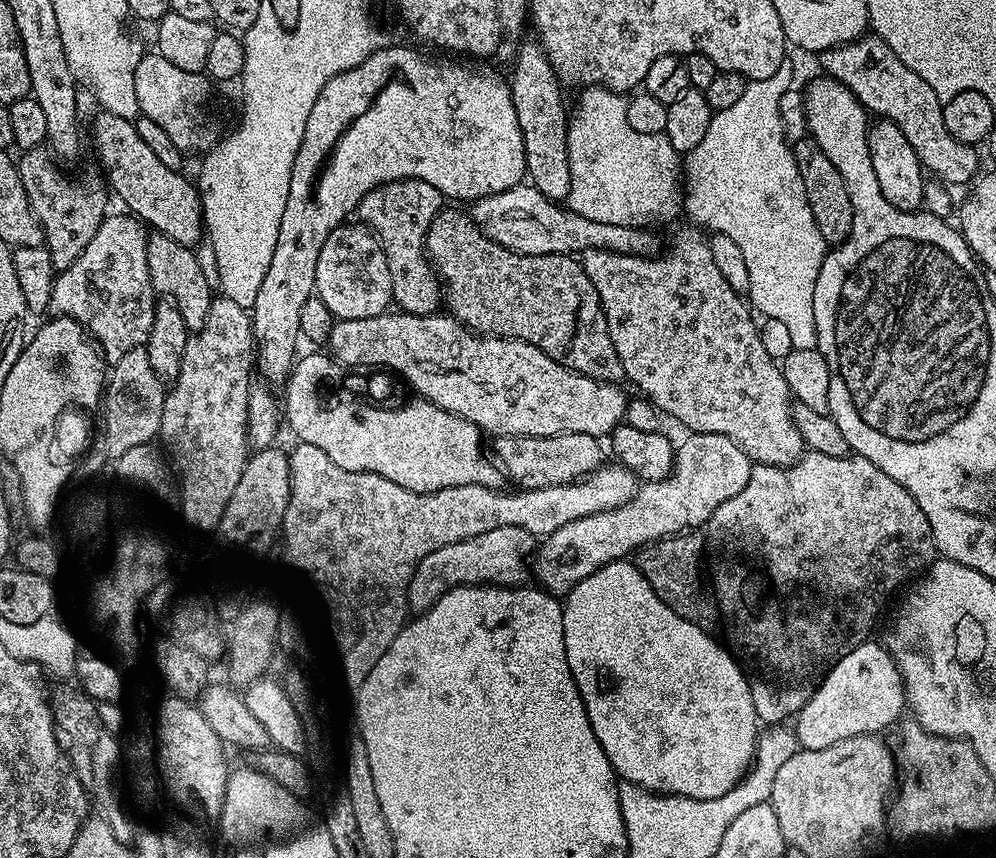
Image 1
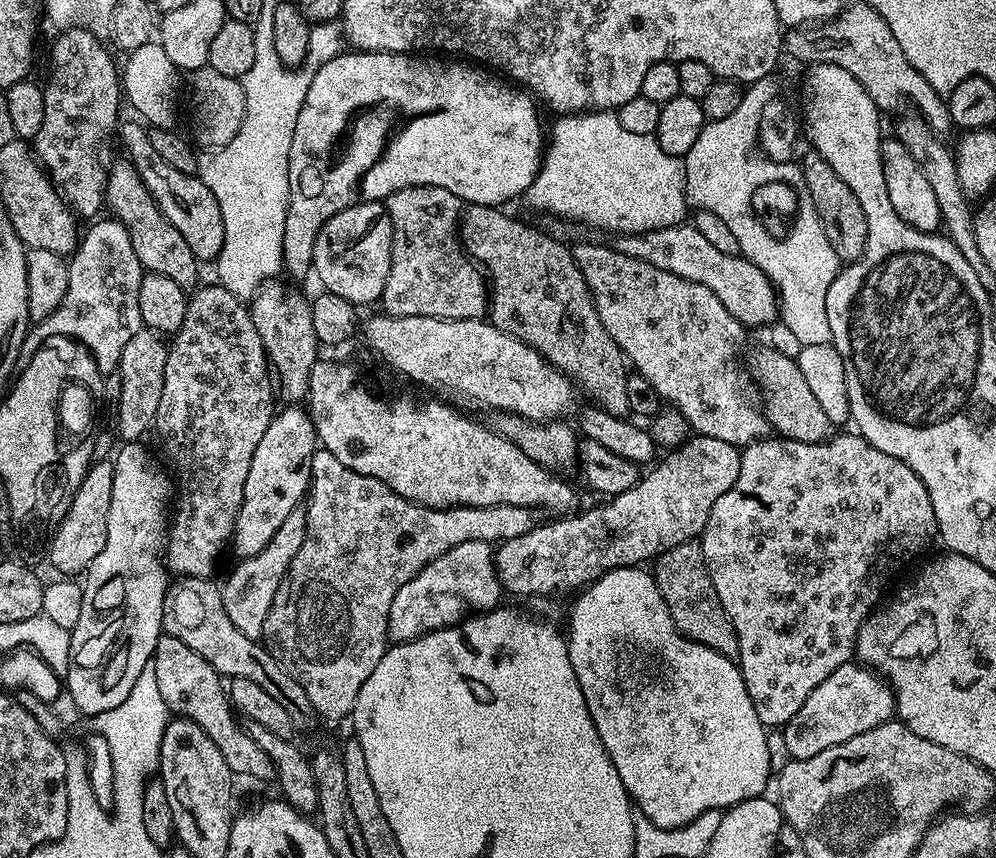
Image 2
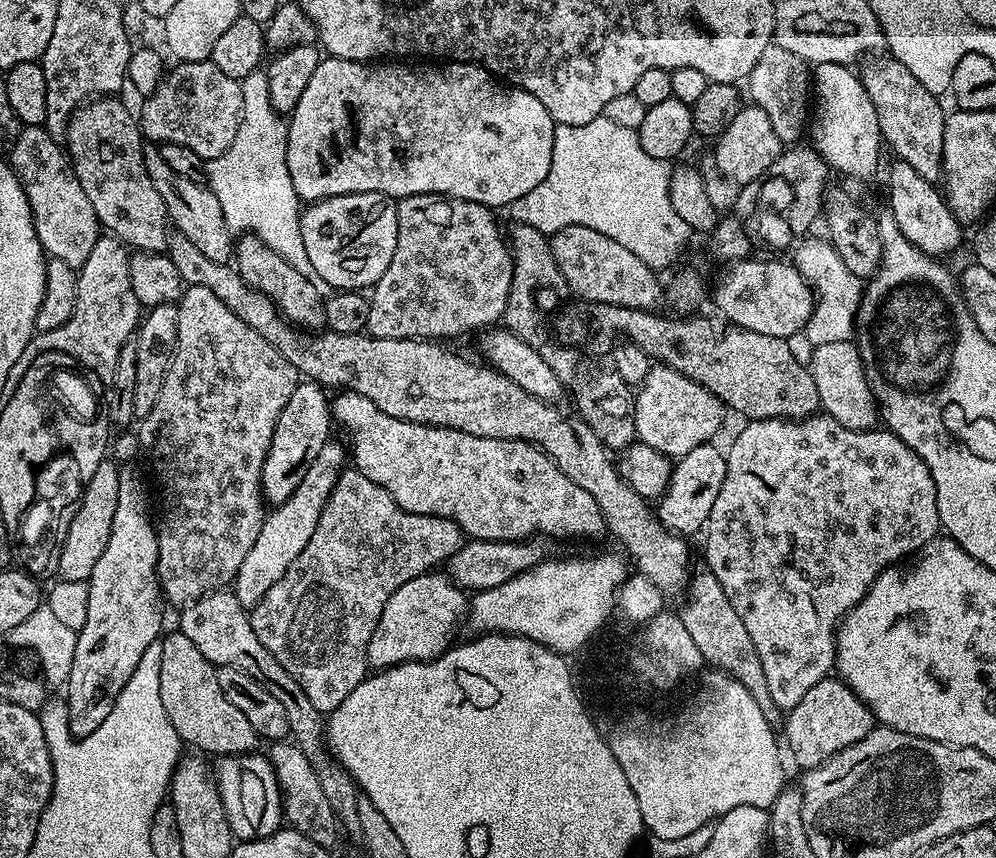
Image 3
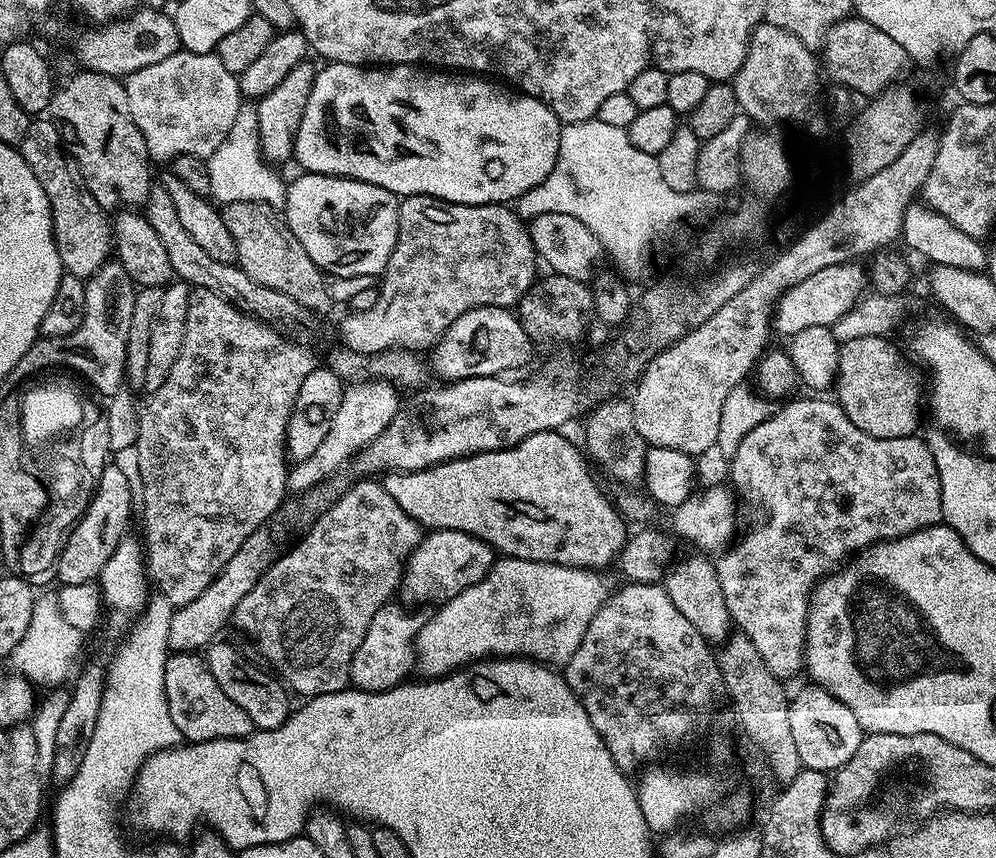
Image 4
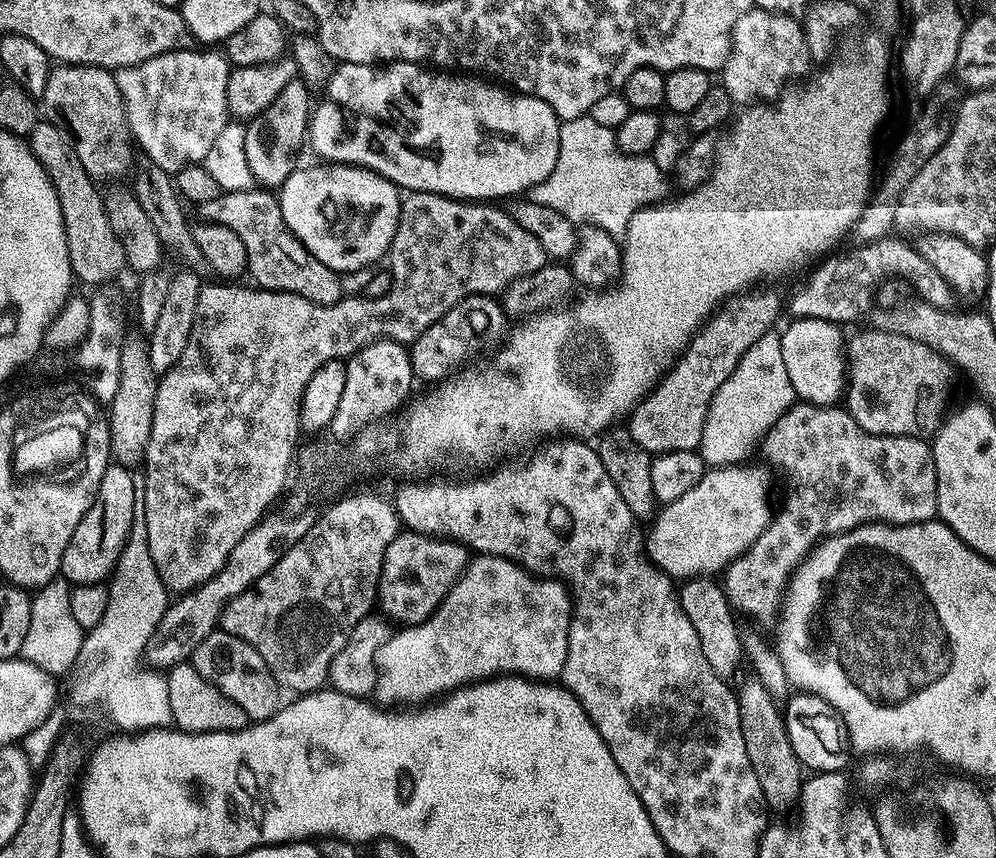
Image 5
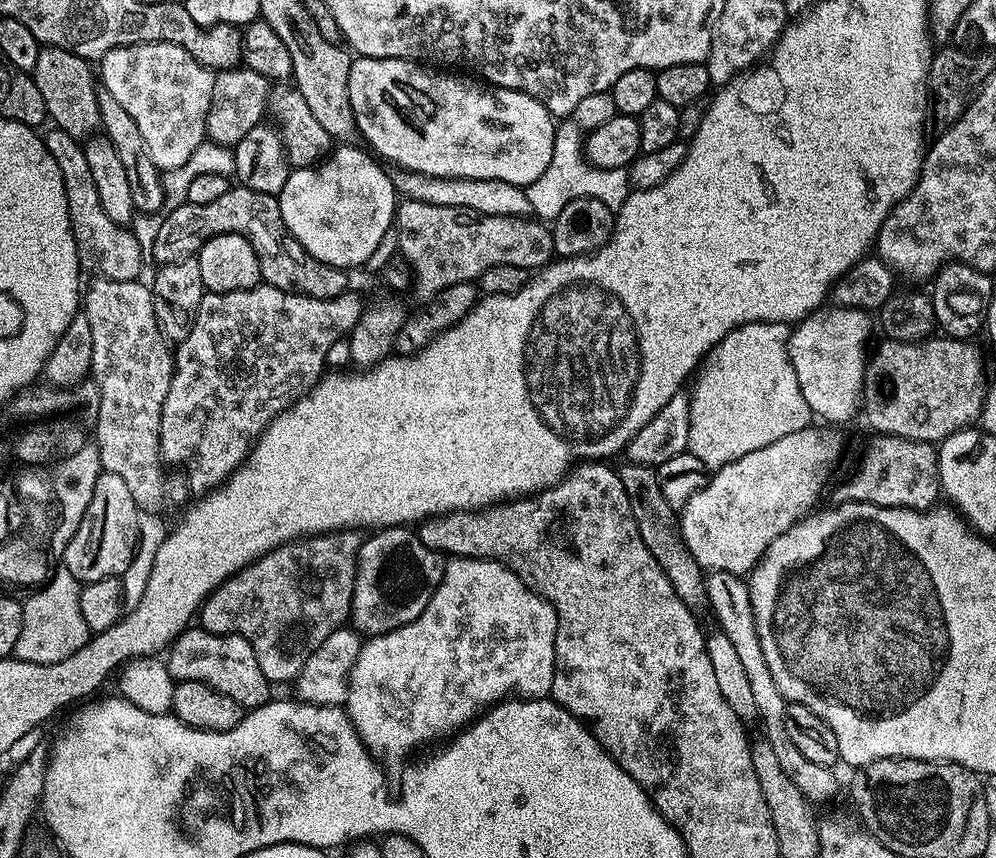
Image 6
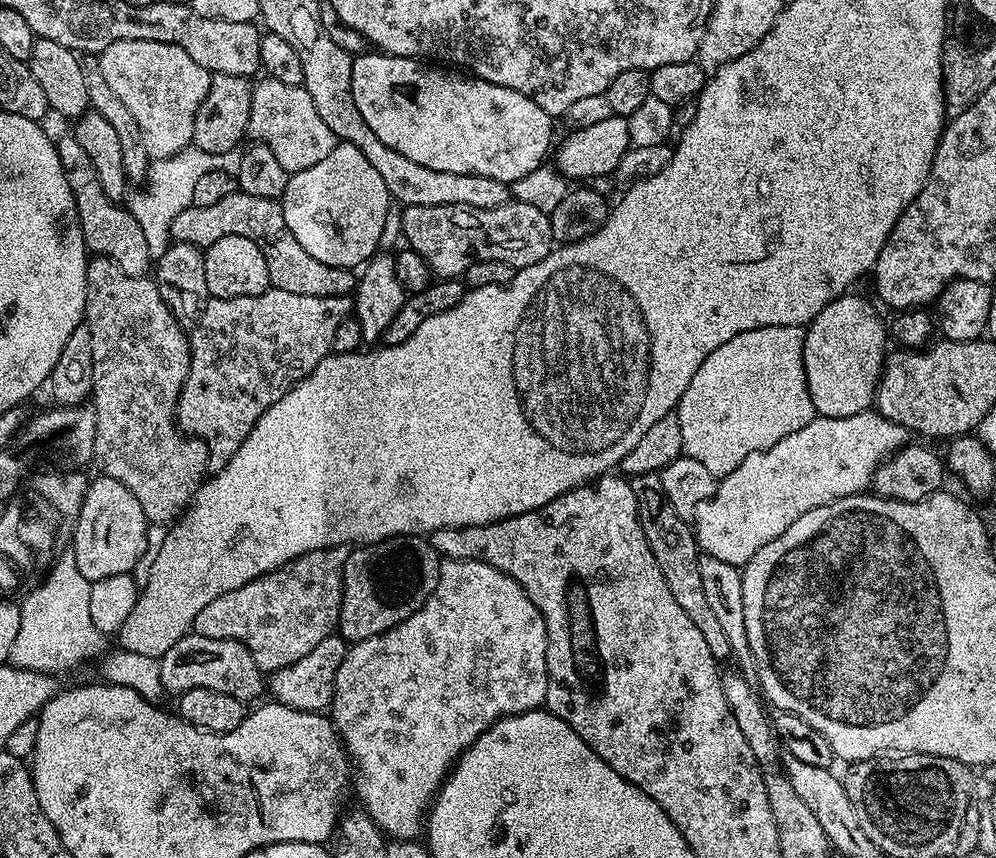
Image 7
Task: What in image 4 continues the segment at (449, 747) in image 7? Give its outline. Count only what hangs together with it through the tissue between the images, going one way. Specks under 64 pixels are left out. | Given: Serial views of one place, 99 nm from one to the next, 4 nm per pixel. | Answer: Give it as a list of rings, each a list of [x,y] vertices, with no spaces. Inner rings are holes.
[[[522,558],[497,559],[474,586],[466,586],[462,594],[443,601],[436,613],[425,619],[420,633],[416,635],[416,662],[420,676],[435,678],[467,668],[478,660],[489,658],[527,658],[539,660],[549,666],[563,666],[574,658],[574,650],[582,642],[594,614],[610,595],[610,587],[599,571],[590,568],[571,568],[565,564],[530,562]]]

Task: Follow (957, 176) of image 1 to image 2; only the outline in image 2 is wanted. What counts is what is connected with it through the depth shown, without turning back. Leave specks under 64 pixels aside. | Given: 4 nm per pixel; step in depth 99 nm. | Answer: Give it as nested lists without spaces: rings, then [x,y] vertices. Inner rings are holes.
[[[866,2],[849,3],[839,16],[821,23],[819,26],[808,26],[803,30],[792,30],[786,36],[786,52],[796,60],[806,60],[809,65],[833,63],[848,70],[862,84],[881,113],[887,114],[895,110],[899,104],[913,104],[918,116],[925,121],[930,131],[944,138],[954,125],[945,97],[940,96],[910,62],[906,62],[906,54],[902,54],[902,46],[898,46],[898,38],[894,38],[890,26]]]

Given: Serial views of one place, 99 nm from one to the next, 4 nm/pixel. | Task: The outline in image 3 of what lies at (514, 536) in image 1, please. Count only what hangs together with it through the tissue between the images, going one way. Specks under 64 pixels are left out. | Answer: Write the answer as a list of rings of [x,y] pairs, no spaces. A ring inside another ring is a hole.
[[[423,572],[390,594],[386,606],[382,606],[378,626],[374,626],[374,634],[370,634],[369,669],[393,668],[408,660],[432,660],[449,647],[451,640],[448,639],[455,634],[460,623],[465,623],[470,600],[465,589],[451,575],[441,572]]]

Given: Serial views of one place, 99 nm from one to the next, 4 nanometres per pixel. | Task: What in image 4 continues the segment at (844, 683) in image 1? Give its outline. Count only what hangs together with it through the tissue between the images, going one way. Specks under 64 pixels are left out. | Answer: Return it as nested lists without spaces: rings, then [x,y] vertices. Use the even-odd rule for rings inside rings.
[[[819,686],[804,688],[797,696],[791,697],[790,730],[794,733],[794,743],[798,745],[798,758],[805,768],[813,768],[825,774],[831,774],[841,768],[850,758],[854,758],[854,750],[864,741],[865,731],[858,726],[850,708],[838,702],[826,689]]]

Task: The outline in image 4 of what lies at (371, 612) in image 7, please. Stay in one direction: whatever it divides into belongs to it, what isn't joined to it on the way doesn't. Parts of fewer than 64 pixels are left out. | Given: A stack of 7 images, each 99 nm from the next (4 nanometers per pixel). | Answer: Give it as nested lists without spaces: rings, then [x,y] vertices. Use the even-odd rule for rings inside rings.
[[[441,528],[429,531],[404,563],[404,572],[400,575],[398,587],[398,596],[401,596],[399,599],[405,605],[420,606],[416,604],[435,605],[437,602],[454,598],[462,594],[466,586],[474,586],[474,582],[483,578],[497,559],[494,549],[474,538],[474,534]]]

